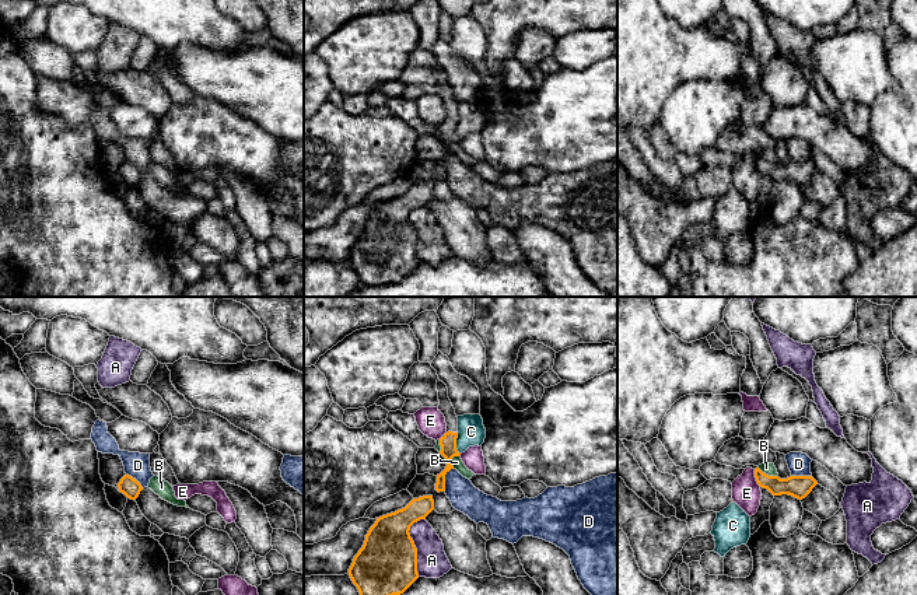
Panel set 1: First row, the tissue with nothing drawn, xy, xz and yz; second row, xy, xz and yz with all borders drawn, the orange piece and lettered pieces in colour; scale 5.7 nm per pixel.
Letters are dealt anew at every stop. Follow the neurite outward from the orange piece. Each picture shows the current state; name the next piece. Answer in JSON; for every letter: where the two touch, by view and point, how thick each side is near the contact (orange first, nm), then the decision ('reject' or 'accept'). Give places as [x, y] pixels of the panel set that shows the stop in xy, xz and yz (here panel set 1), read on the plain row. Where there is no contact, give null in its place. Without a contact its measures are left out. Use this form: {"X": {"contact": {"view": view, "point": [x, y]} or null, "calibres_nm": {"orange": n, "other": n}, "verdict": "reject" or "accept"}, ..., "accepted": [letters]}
{"A": {"contact": {"view": "xz", "point": [413, 231]}, "calibres_nm": {"orange": 360, "other": 180}, "verdict": "reject"}, "B": {"contact": {"view": "yz", "point": [767, 161]}, "calibres_nm": {"orange": 130, "other": 70}, "verdict": "reject"}, "C": {"contact": {"view": "xz", "point": [455, 130]}, "calibres_nm": {"orange": 100, "other": 160}, "verdict": "reject"}, "D": {"contact": {"view": "xz", "point": [444, 165]}, "calibres_nm": {"orange": 100, "other": 170}, "verdict": "reject"}, "E": {"contact": {"view": "yz", "point": [755, 163]}, "calibres_nm": {"orange": 130, "other": 170}, "verdict": "reject"}, "accepted": []}

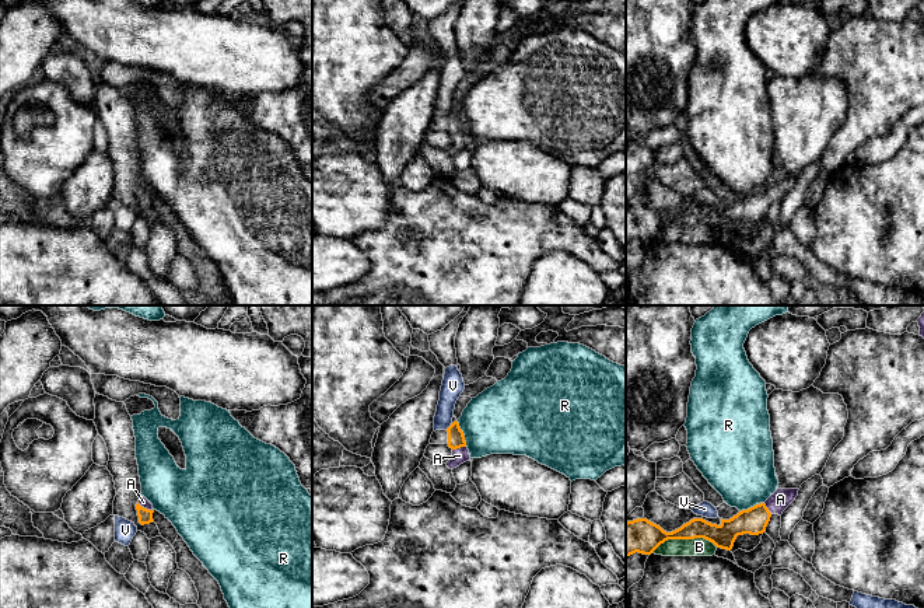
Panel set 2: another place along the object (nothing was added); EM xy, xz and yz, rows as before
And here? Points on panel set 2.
{"A": {"contact": {"view": "xy", "point": [146, 195]}, "calibres_nm": {"orange": 80, "other": 60}, "verdict": "accept"}, "B": {"contact": {"view": "yz", "point": [685, 224]}, "calibres_nm": {"orange": 190, "other": 110}, "verdict": "reject"}, "R": {"contact": {"view": "xz", "point": [462, 119]}, "calibres_nm": {"orange": 100, "other": 400}, "verdict": "reject"}, "V": {"contact": {"view": "xz", "point": [450, 112]}, "calibres_nm": {"orange": 100, "other": 130}, "verdict": "reject"}, "accepted": ["A"]}

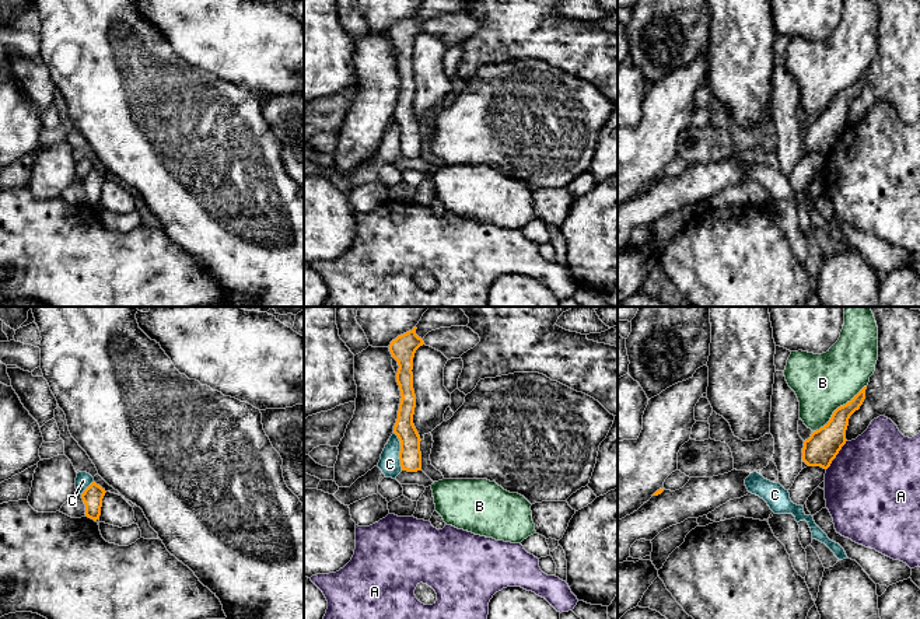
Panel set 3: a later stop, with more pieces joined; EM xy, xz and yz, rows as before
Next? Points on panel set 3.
{"A": {"contact": {"view": "yz", "point": [836, 140]}, "calibres_nm": {"orange": 190, "other": 500}, "verdict": "reject"}, "B": {"contact": {"view": "yz", "point": [838, 94]}, "calibres_nm": {"orange": 190, "other": 340}, "verdict": "reject"}, "C": {"contact": {"view": "xz", "point": [399, 137]}, "calibres_nm": {"orange": 130, "other": 120}, "verdict": "reject"}, "accepted": []}

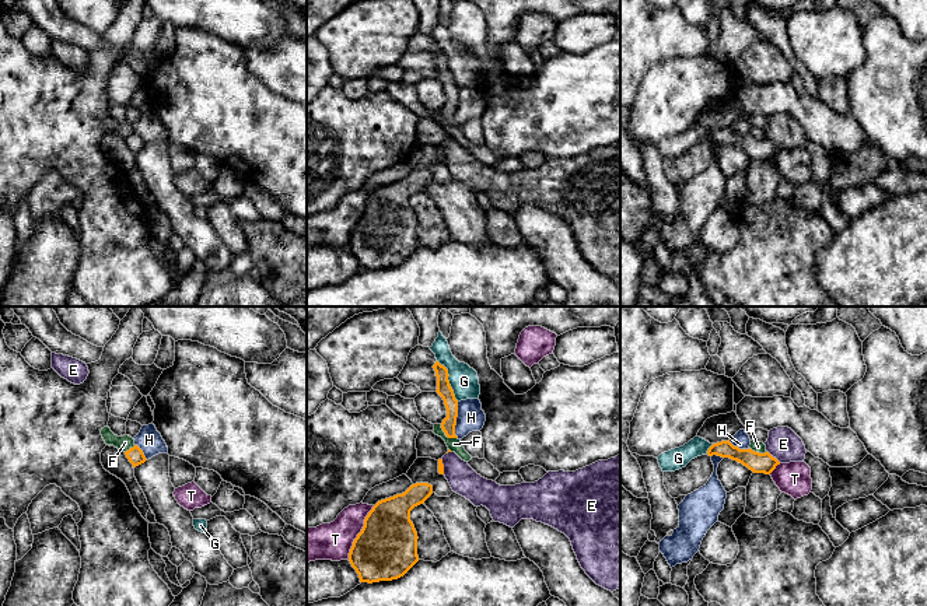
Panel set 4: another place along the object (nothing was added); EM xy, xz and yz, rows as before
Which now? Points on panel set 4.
{"E": {"contact": {"view": "yz", "point": [775, 144]}, "calibres_nm": {"orange": 120, "other": 190}, "verdict": "reject"}, "F": {"contact": {"view": "xz", "point": [447, 122]}, "calibres_nm": {"orange": 80, "other": 80}, "verdict": "reject"}, "G": {"contact": {"view": "xz", "point": [448, 67]}, "calibres_nm": {"orange": 90, "other": 160}, "verdict": "reject"}, "H": {"contact": {"view": "xz", "point": [455, 107]}, "calibres_nm": {"orange": 90, "other": 160}, "verdict": "reject"}, "T": {"contact": {"view": "xz", "point": [360, 219]}, "calibres_nm": {"orange": 360, "other": 220}, "verdict": "reject"}, "accepted": []}

